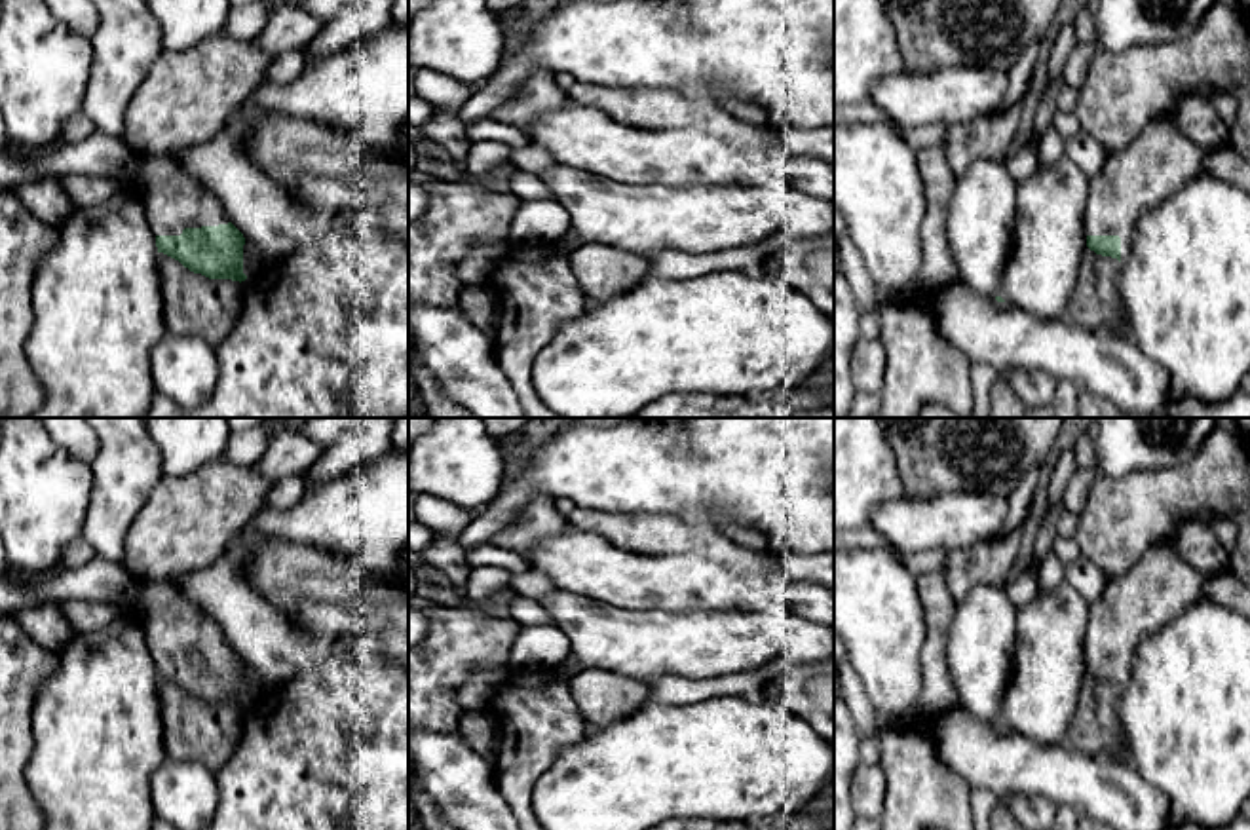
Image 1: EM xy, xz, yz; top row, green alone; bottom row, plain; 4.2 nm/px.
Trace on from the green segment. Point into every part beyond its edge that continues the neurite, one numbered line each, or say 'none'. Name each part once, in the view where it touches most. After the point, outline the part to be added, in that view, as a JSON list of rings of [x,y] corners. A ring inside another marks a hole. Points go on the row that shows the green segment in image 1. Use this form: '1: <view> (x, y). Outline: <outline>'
1: xy (173, 200). Outline: [[[142,156],[133,182],[146,209],[154,236],[180,236],[184,228],[228,224],[218,198],[188,177],[169,156]]]

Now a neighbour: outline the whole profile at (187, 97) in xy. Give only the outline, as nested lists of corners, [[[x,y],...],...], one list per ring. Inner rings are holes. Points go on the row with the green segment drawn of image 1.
[[[220,30],[180,51],[165,49],[148,68],[127,104],[123,129],[127,144],[144,156],[171,154],[211,141],[266,85],[270,57],[253,40],[236,40]]]

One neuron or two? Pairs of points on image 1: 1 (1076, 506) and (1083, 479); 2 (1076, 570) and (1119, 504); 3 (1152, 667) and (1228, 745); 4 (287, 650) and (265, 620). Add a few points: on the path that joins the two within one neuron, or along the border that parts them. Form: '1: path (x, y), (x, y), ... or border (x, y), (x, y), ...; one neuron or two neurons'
1: path (1076, 500), (1079, 485); one neuron
2: border (1081, 553), (1108, 580); two neurons
3: path (1171, 686), (1209, 726); one neuron
4: path (280, 642), (265, 627); one neuron

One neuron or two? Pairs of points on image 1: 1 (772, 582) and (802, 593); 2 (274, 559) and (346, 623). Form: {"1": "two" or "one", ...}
{"1": "one", "2": "one"}

